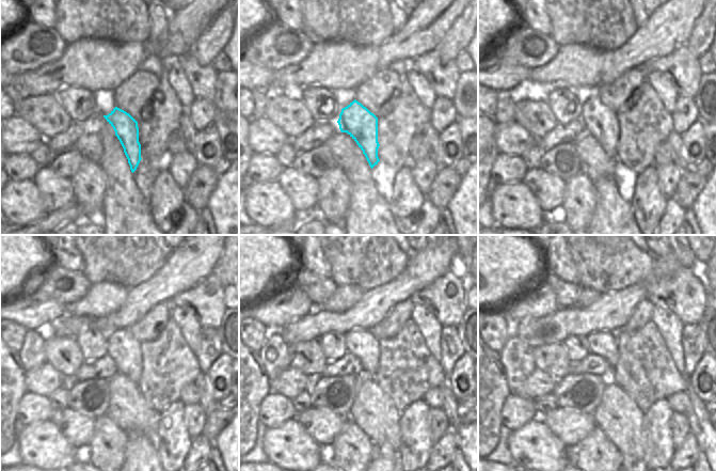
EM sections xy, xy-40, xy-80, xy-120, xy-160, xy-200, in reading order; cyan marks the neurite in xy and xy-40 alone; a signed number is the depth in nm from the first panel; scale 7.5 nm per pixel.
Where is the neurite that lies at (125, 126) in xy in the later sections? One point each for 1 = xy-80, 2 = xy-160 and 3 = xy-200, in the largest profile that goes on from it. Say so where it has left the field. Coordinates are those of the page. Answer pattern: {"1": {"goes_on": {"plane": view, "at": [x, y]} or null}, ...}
{"1": {"goes_on": {"plane": "xy-80", "at": [602, 123]}}, "2": {"goes_on": {"plane": "xy-160", "at": [364, 345]}}, "3": {"goes_on": {"plane": "xy-200", "at": [603, 343]}}}

